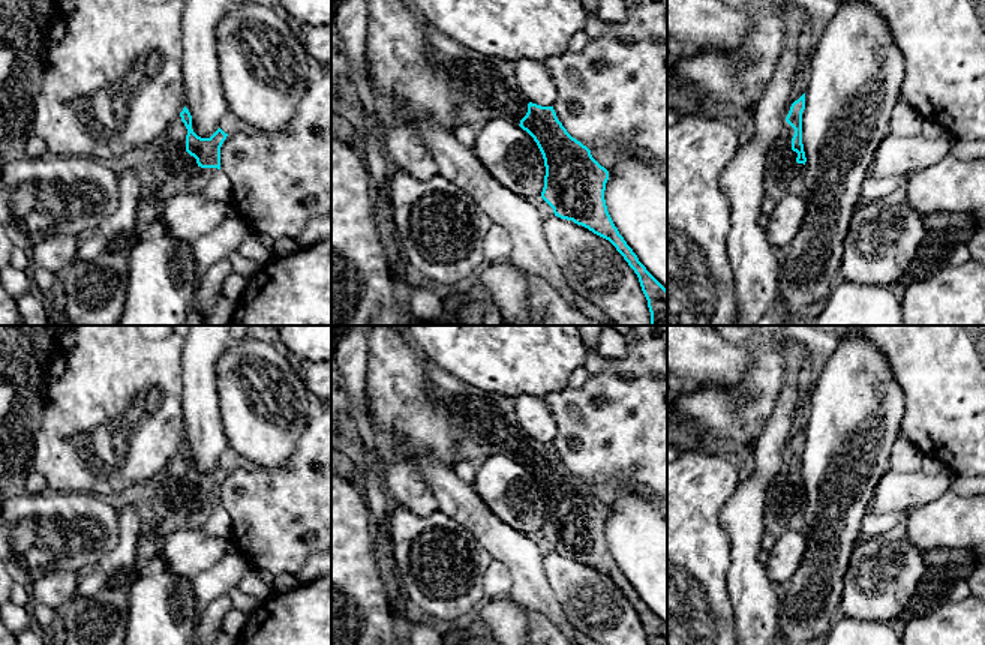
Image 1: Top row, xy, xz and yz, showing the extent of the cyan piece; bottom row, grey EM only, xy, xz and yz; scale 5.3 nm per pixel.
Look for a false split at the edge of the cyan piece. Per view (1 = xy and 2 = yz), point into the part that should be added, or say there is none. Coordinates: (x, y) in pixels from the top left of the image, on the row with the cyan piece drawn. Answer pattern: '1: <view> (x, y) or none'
1: xy (165, 168)
2: yz (783, 174)

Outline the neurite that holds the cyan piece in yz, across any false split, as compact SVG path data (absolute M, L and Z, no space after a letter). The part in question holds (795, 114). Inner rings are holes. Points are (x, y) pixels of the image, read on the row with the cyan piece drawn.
M805 93L792 104L786 130L772 147L765 170L765 195L780 201L789 194L805 196L805 152L802 144L802 112Z

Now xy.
M184 106L162 138L114 158L106 165L120 177L124 170L132 168L139 177L142 194L154 194L162 200L183 194L201 194L214 172L220 170L220 147L226 136L228 134L220 128L210 138L198 136L192 129L192 116Z

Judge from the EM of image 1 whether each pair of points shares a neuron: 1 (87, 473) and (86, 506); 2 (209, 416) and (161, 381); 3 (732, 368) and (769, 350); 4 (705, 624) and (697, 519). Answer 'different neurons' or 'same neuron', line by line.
1: different neurons
2: different neurons
3: different neurons
4: same neuron

